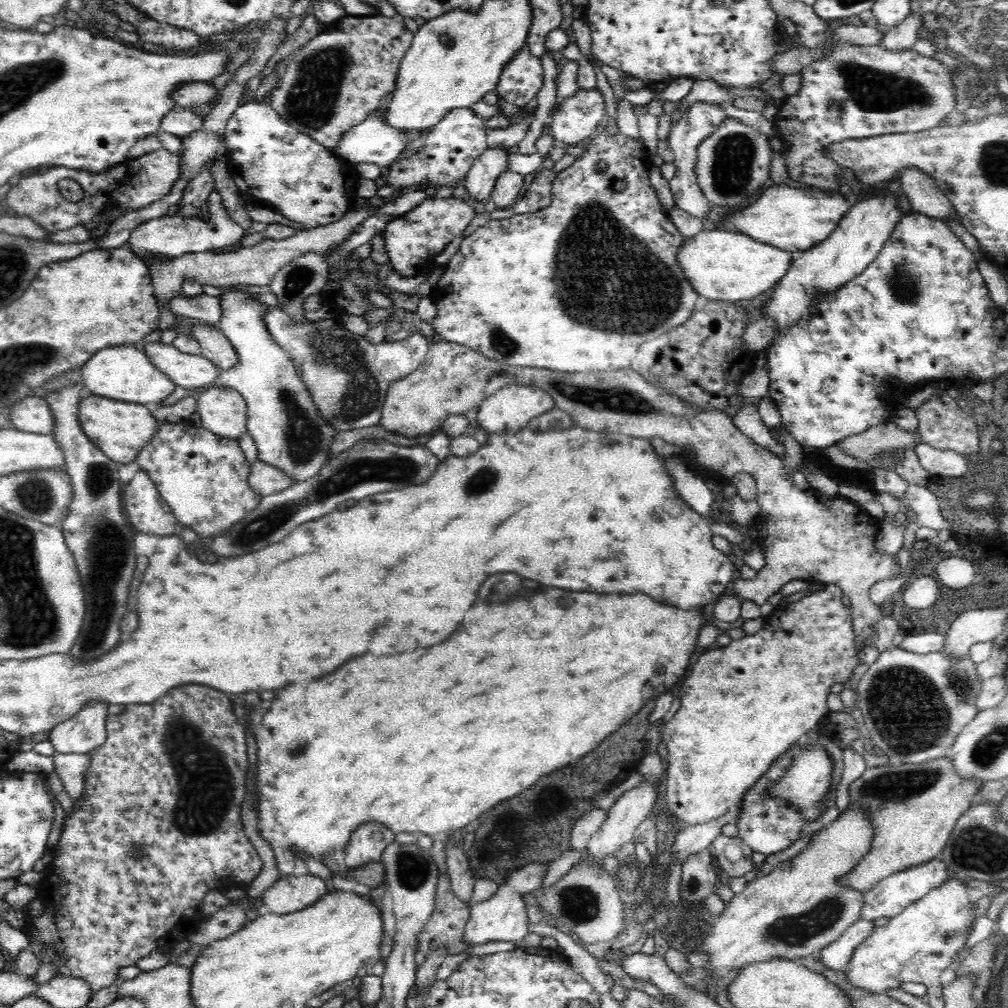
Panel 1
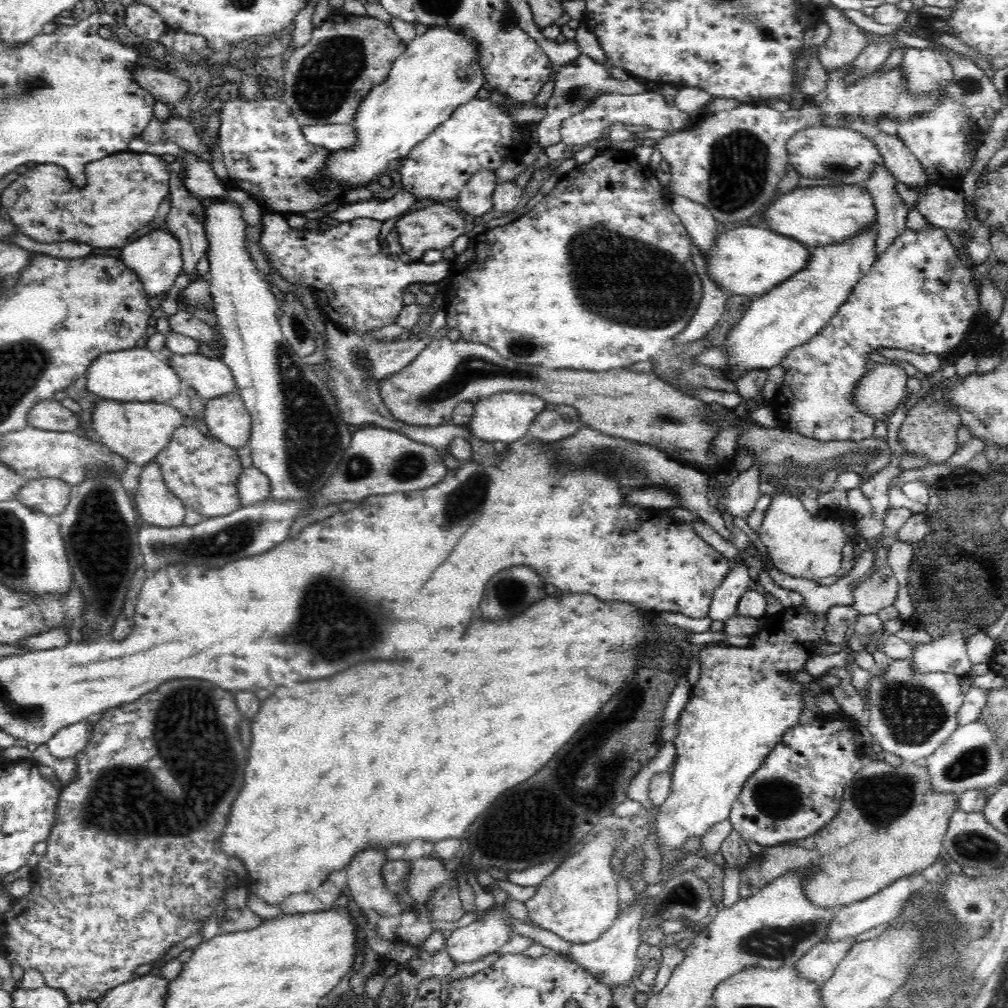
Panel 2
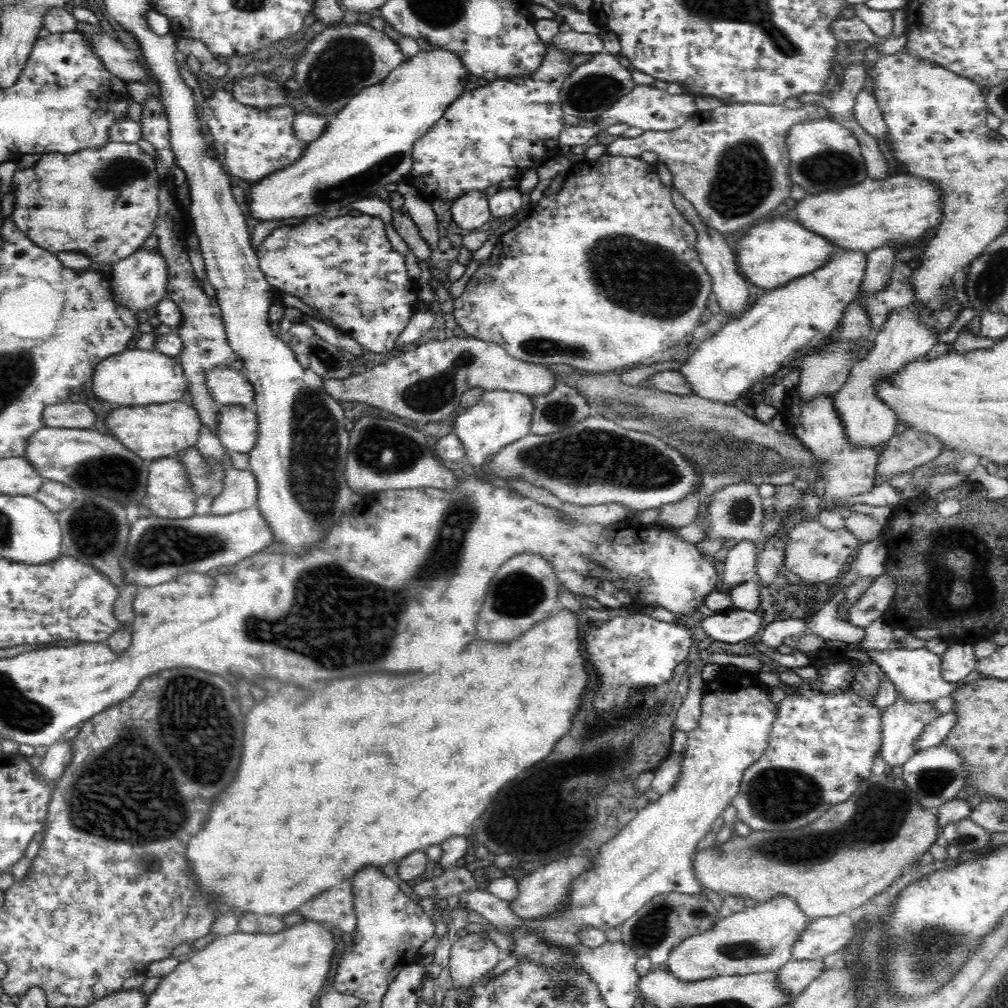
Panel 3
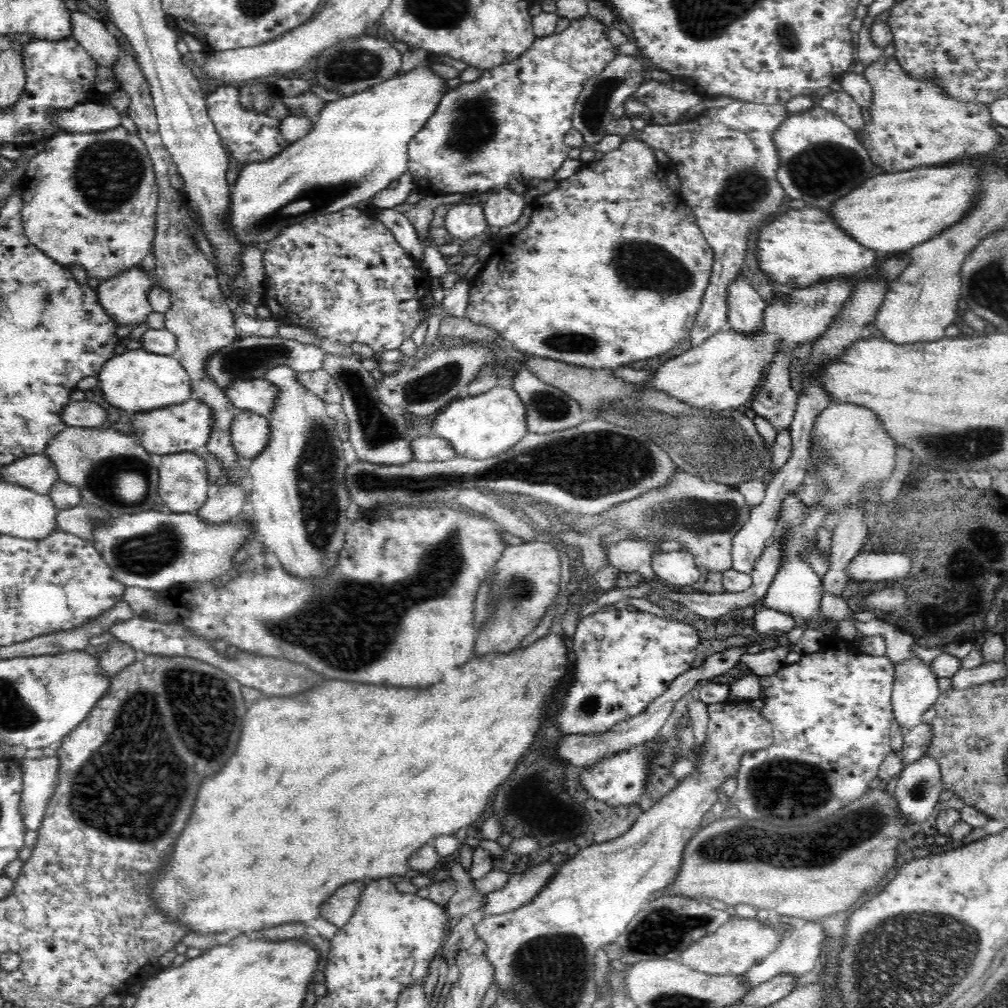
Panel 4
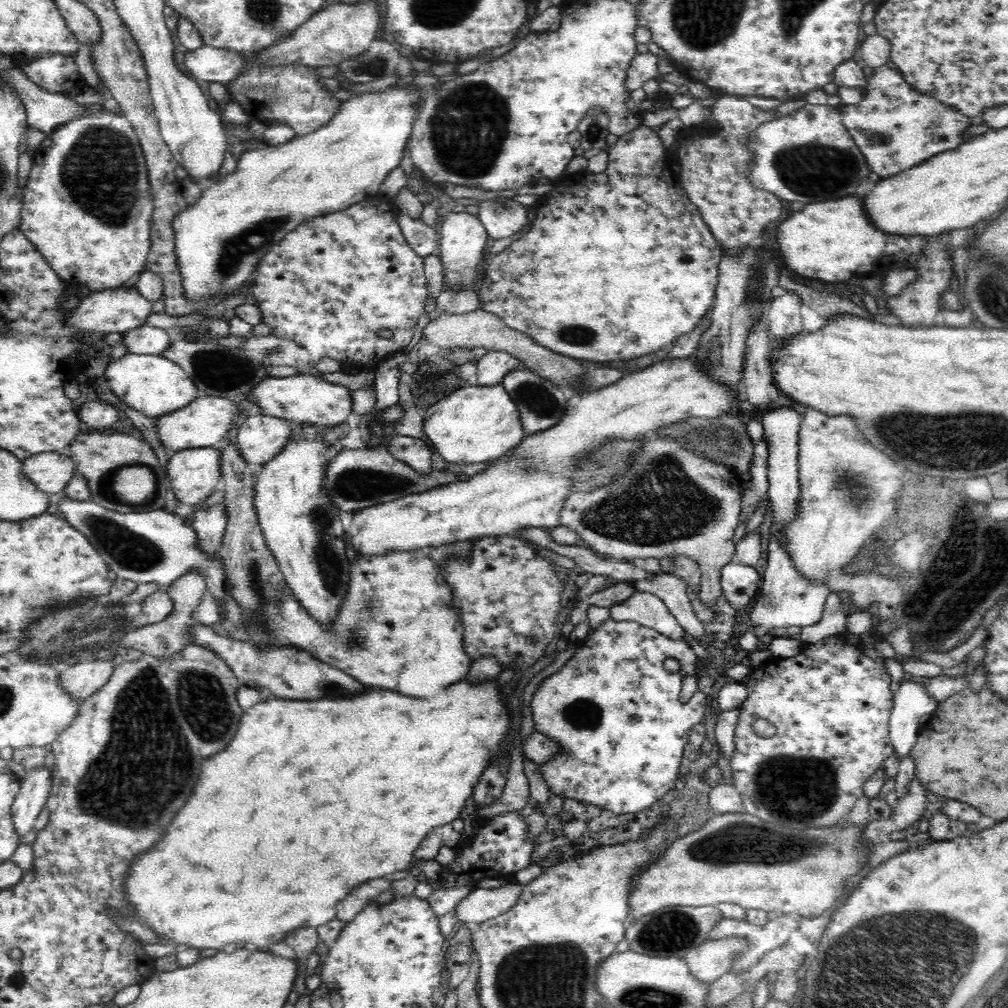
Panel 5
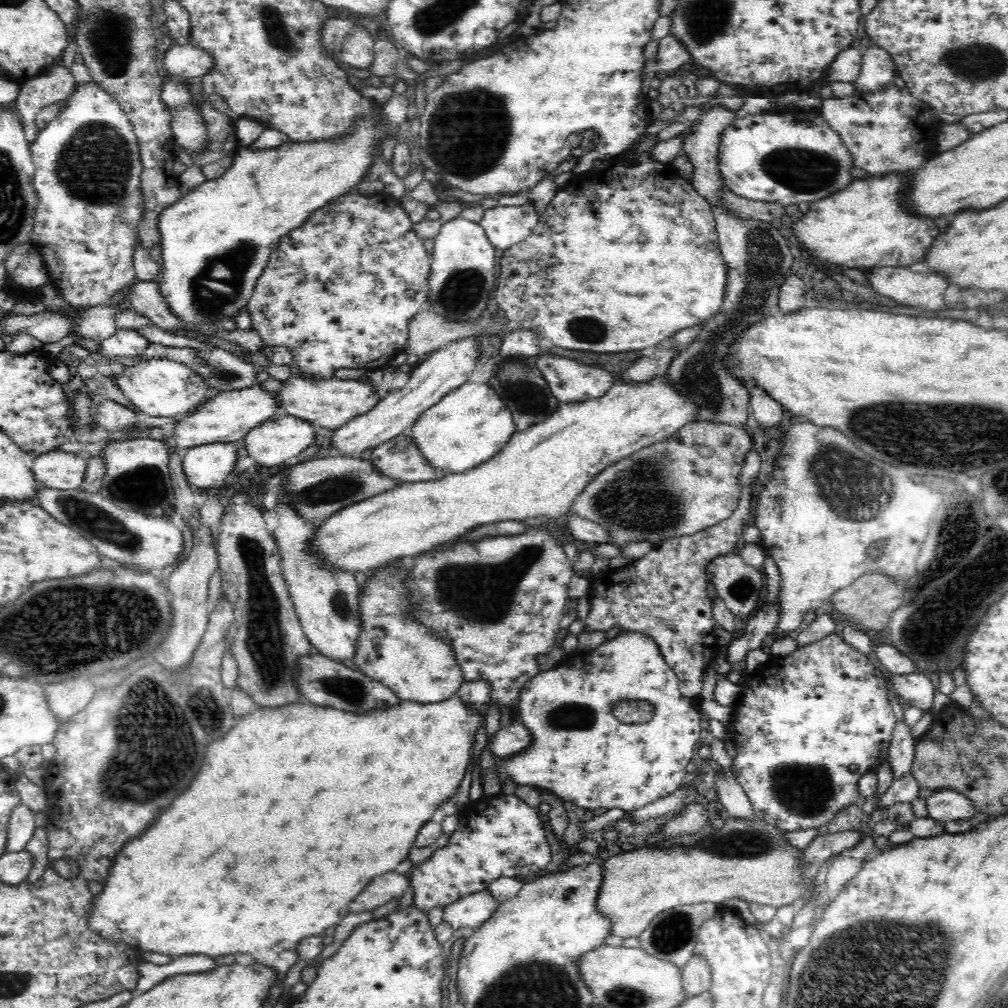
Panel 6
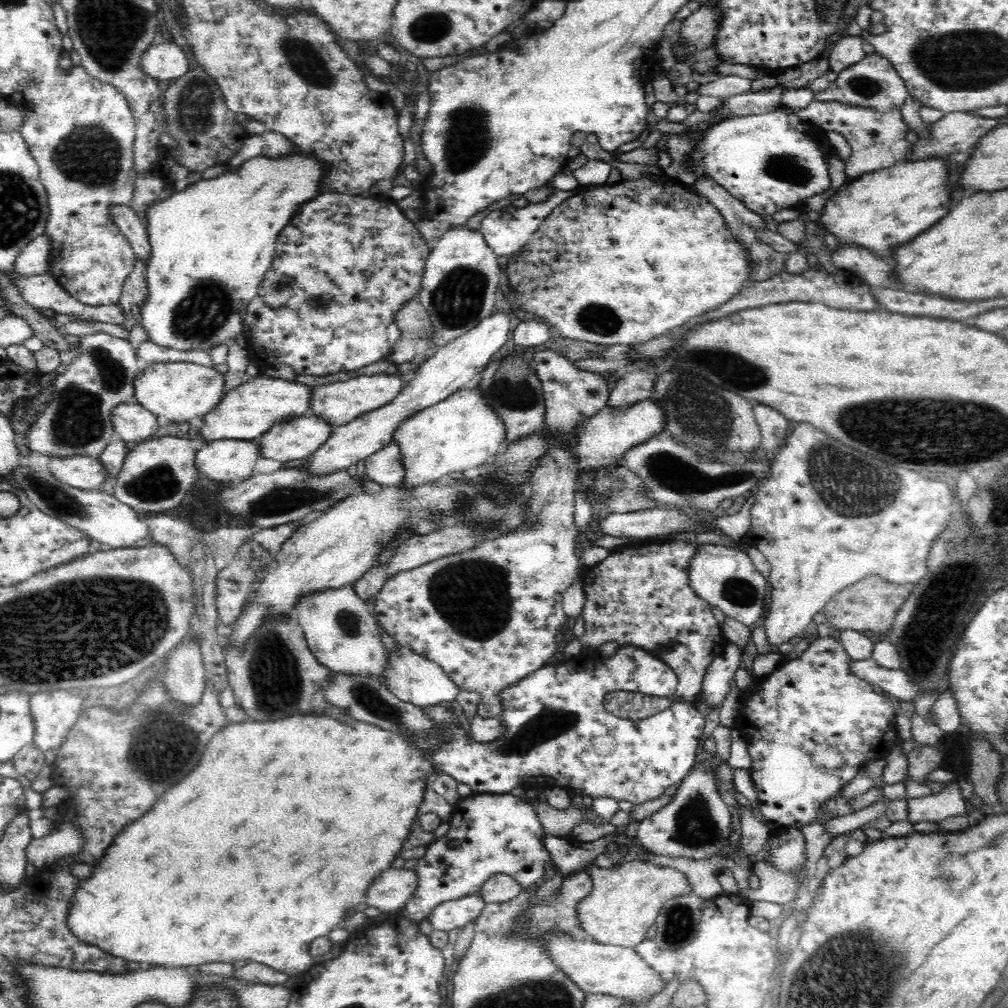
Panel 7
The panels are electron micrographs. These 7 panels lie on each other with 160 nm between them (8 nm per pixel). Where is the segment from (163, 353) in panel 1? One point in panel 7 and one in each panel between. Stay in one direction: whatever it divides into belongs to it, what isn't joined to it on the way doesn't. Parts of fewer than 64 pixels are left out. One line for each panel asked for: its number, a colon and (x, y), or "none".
2: (209, 377)
3: (227, 386)
4: (259, 396)
5: (304, 397)
6: (332, 402)
7: (341, 402)

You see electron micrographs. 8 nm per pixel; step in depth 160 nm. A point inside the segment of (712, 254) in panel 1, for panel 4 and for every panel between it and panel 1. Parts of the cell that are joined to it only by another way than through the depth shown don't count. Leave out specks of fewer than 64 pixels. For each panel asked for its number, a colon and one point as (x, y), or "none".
2: (747, 260)
3: (771, 254)
4: (805, 246)

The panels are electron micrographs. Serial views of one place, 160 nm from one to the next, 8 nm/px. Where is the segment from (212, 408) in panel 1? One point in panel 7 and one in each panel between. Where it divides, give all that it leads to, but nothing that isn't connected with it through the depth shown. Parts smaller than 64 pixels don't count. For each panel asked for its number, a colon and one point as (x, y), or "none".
2: (226, 418)
3: (237, 428)
4: (250, 433)
5: (260, 437)
6: (273, 442)
7: (299, 437)

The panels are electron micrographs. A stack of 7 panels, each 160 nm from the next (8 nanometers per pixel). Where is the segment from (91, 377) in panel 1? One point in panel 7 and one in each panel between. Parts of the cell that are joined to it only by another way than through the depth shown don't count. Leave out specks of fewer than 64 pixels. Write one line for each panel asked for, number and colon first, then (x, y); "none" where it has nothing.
2: (137, 374)
3: (135, 377)
4: (136, 380)
5: (152, 384)
6: (157, 386)
7: (180, 391)

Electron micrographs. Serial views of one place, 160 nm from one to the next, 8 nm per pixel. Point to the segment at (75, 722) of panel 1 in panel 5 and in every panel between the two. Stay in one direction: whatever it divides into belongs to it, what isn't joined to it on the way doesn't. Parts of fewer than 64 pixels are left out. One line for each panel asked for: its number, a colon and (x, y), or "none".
2: (67, 742)
3: (58, 757)
4: (41, 776)
5: (35, 784)

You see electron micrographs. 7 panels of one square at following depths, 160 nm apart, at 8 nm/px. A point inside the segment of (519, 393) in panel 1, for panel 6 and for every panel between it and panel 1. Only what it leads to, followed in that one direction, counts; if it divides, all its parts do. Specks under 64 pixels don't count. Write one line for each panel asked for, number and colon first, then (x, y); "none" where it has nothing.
2: (505, 417)
3: (499, 418)
4: (481, 426)
5: (473, 424)
6: (466, 427)

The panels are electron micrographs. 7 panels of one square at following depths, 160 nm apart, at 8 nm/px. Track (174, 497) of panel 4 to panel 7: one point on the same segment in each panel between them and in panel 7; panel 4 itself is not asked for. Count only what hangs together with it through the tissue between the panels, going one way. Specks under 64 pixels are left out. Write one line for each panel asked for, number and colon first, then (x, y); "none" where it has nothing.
5: (194, 473)
6: (206, 466)
7: (230, 460)

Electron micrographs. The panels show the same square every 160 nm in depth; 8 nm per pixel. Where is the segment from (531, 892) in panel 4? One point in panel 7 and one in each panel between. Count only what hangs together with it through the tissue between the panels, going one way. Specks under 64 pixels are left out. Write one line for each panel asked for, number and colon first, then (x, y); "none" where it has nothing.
5: (480, 905)
6: (473, 910)
7: (451, 915)

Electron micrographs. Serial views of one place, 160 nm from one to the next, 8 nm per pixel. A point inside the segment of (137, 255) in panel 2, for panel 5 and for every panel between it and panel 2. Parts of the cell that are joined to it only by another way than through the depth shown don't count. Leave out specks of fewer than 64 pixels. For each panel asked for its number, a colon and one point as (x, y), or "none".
3: (139, 281)
4: (125, 297)
5: (114, 310)

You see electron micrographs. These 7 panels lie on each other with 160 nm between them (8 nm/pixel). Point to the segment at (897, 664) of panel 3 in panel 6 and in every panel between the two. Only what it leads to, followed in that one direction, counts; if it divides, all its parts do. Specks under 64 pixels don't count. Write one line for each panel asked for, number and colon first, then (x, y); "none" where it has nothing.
4: (915, 690)
5: (910, 702)
6: (901, 754)

